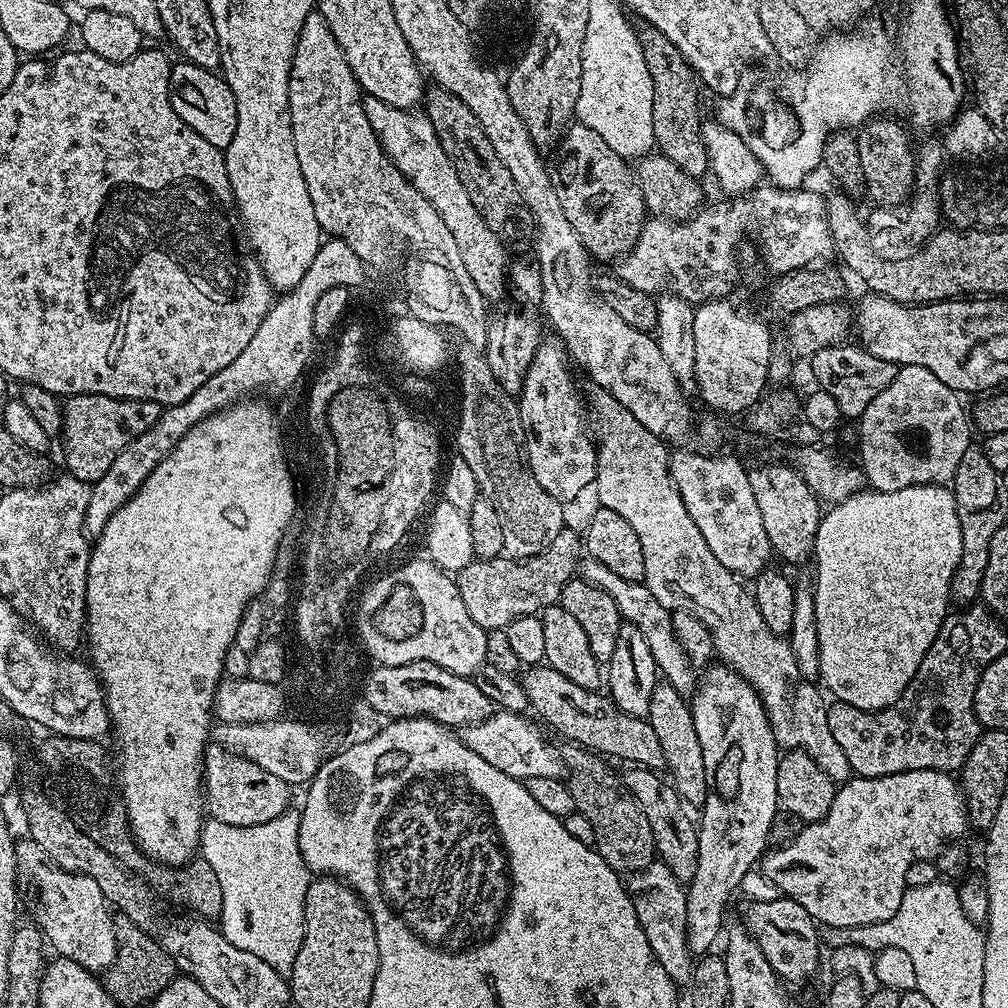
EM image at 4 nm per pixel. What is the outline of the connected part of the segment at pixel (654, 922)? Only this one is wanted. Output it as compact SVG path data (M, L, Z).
M653 862L640 872L633 872L627 877L626 887L634 902L638 922L642 926L650 950L662 962L662 968L677 986L684 986L691 981L694 967L694 955L688 949L686 940L686 888L668 867Z

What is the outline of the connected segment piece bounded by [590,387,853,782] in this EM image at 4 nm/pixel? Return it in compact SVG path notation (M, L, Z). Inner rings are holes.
M593 387L592 400L590 396L590 408L596 411L596 424L594 428L594 440L596 443L596 479L594 481L594 492L596 488L596 496L599 507L614 510L614 514L626 518L626 522L630 522L630 527L634 529L634 534L638 534L638 542L642 546L642 558L646 561L646 570L642 583L648 587L650 594L654 594L654 598L658 598L658 602L662 602L662 606L669 610L690 610L690 614L694 614L698 618L702 618L702 622L712 631L712 647L715 655L721 658L728 666L733 668L743 679L747 680L750 686L757 692L764 703L765 712L769 718L769 724L773 728L774 738L779 747L784 750L800 749L806 754L812 756L813 762L818 765L835 782L843 782L853 775L850 762L846 762L846 754L842 754L842 749L838 747L838 742L834 742L834 734L830 734L830 722L828 721L828 709L826 700L820 697L821 689L815 688L813 681L806 678L798 670L798 662L794 658L794 650L787 639L782 636L776 636L770 630L770 626L766 626L766 621L762 618L762 614L758 614L758 606L756 605L755 595L751 591L748 592L743 588L741 581L735 572L726 570L726 566L722 566L722 562L718 562L718 558L714 558L714 554L710 551L710 546L706 546L706 538L702 538L702 530L698 530L698 526L694 526L694 518L690 518L690 514L686 510L686 506L682 502L682 498L678 494L678 490L672 485L672 470L670 467L670 448L661 437L656 436L650 430L646 430L646 426L642 426L642 422L638 422L638 418L634 418L634 414L630 414L630 410L626 410L626 406L622 406L622 402L618 402L606 390Z

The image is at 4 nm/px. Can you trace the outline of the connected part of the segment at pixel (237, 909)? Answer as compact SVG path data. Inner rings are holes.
M285 814L254 826L238 826L209 819L200 833L202 859L210 862L214 874L218 874L218 886L222 886L219 931L224 933L226 942L238 950L254 954L254 958L262 958L266 966L274 966L274 970L282 974L291 973L304 937L304 903L310 873L298 846L299 829L299 815Z

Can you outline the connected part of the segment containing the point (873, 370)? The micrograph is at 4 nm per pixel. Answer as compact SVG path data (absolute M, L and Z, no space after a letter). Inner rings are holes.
M855 343L830 344L827 348L819 348L810 357L812 376L819 387L825 388L838 402L841 413L845 417L859 418L873 398L880 394L896 377L897 365L870 354L863 346ZM856 347L856 348L855 348Z

